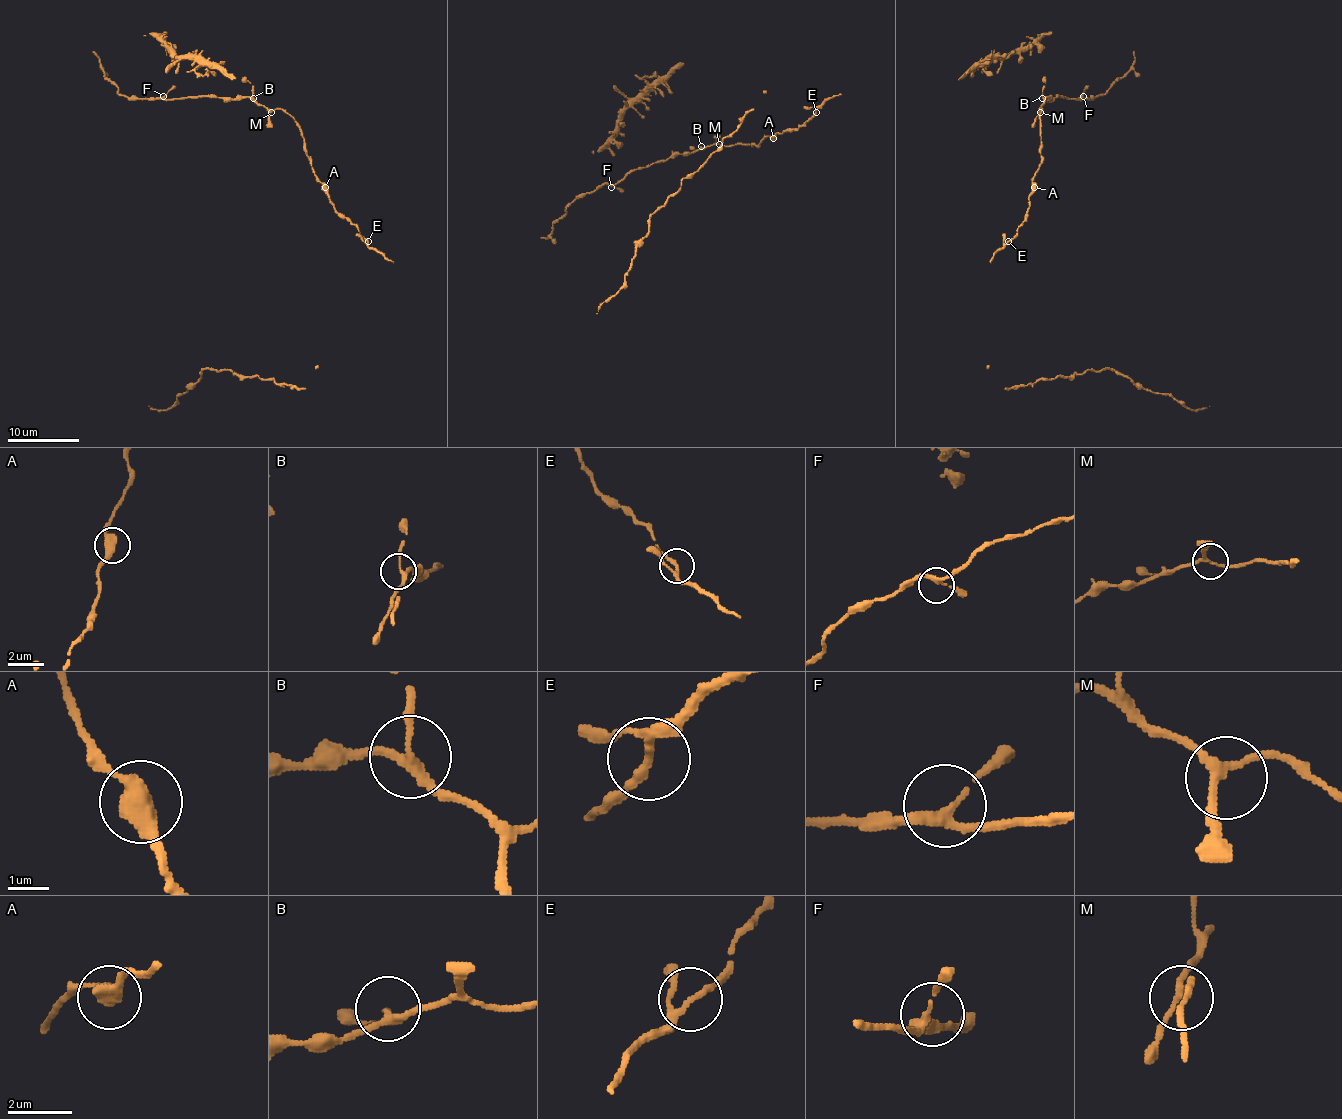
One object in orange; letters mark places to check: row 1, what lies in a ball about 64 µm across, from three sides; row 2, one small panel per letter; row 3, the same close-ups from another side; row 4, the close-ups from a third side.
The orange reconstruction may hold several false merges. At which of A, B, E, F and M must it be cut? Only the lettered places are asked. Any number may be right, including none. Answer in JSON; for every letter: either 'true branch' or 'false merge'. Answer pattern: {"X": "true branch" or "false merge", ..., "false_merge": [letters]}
{"A": "true branch", "B": "true branch", "E": "true branch", "F": "true branch", "M": "true branch", "false_merge": []}

